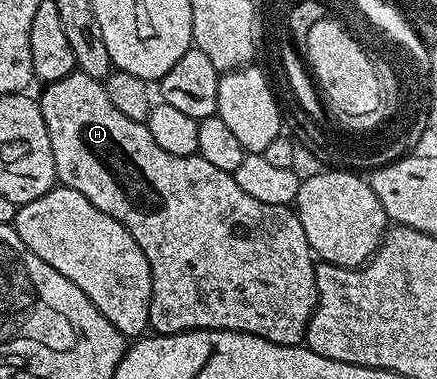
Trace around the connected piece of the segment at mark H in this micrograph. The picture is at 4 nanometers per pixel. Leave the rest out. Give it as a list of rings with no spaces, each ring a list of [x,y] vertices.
[[[75,69],[71,75],[64,77],[55,83],[47,83],[41,88],[40,102],[44,121],[48,125],[48,133],[52,141],[52,161],[56,165],[58,174],[57,182],[64,187],[76,189],[76,193],[84,193],[100,213],[108,213],[140,245],[144,257],[150,266],[152,277],[152,293],[154,298],[150,300],[150,325],[149,330],[155,335],[175,335],[185,331],[239,331],[256,337],[264,337],[276,345],[288,345],[297,347],[305,340],[306,327],[310,324],[310,318],[314,307],[318,304],[318,290],[316,289],[316,277],[314,276],[314,264],[316,256],[310,250],[308,237],[304,237],[304,225],[300,225],[297,210],[290,205],[264,205],[264,201],[256,201],[249,193],[244,193],[240,185],[236,185],[233,174],[224,169],[216,169],[197,155],[188,157],[176,157],[167,153],[152,141],[152,133],[145,123],[132,121],[132,117],[124,117],[112,100],[108,98],[105,86],[99,80],[88,77],[84,72]]]

